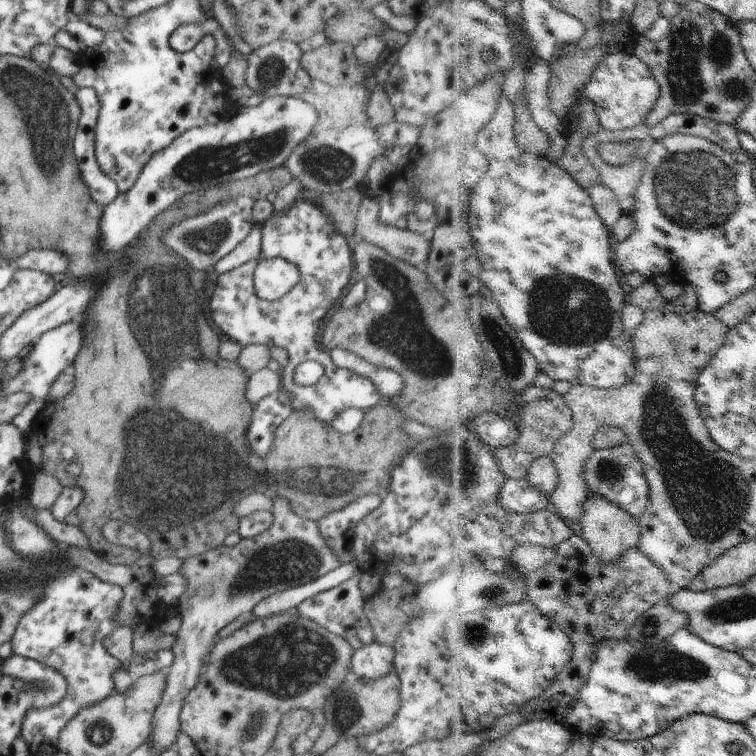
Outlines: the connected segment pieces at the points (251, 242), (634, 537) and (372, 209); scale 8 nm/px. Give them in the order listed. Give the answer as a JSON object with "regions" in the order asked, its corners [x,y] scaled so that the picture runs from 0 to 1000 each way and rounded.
{"regions":[[[[337,296],[331,304],[331,310],[299,339],[295,339],[284,351],[286,362],[298,361],[315,354],[332,343],[343,340],[345,332],[345,299]]],[[[783,648],[772,668],[767,693],[771,700],[770,709],[783,721],[787,731],[802,743],[821,742],[835,725],[847,724],[851,710],[848,693],[841,683],[803,656],[786,652]]],[[[496,262],[480,263],[470,291],[472,319],[487,319],[521,341],[561,354],[570,327],[569,315],[503,294],[501,278],[503,271]]]]}

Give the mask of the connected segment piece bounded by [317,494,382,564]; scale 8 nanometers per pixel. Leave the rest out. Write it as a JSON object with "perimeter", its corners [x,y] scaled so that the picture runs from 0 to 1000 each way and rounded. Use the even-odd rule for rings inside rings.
{"perimeter":[[[499,653],[479,655],[471,664],[462,665],[450,675],[438,676],[421,688],[423,706],[434,722],[443,728],[451,746],[467,741],[464,722],[471,693],[503,669],[504,660]]]}

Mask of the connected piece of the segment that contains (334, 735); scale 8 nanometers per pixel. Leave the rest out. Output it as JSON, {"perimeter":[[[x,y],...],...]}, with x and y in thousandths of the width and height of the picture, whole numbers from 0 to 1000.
{"perimeter":[[[520,885],[512,886],[500,894],[500,899],[485,902],[478,899],[476,892],[460,888],[456,901],[444,911],[429,933],[430,959],[426,974],[413,989],[418,997],[426,997],[429,992],[439,989],[450,972],[458,972],[472,978],[487,975],[503,968],[512,962],[524,947],[530,933],[530,902]]]}

